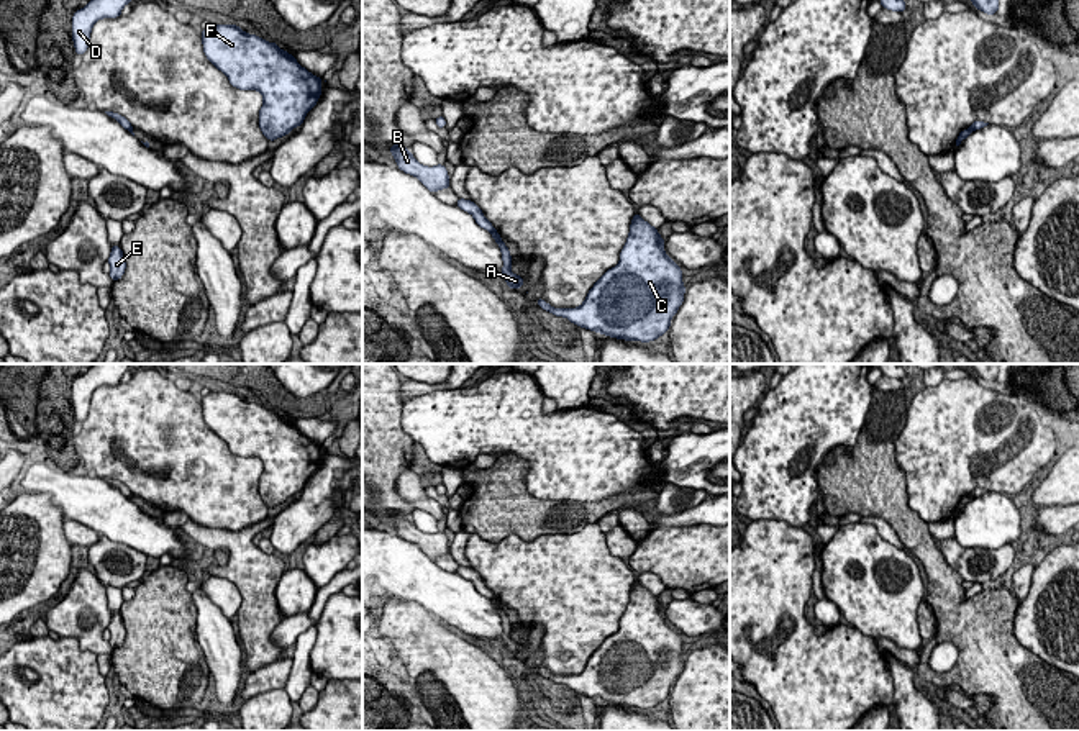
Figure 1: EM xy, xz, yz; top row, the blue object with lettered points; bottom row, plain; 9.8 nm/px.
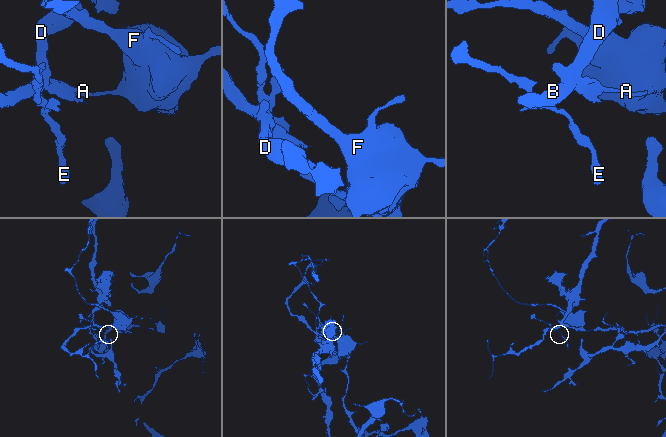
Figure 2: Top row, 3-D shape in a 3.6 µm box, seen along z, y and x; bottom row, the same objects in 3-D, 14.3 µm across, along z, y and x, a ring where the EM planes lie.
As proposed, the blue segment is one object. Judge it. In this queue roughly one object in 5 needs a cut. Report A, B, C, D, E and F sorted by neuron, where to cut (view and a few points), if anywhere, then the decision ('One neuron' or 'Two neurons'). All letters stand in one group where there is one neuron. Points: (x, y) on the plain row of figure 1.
Groups: A C F / B D E. Split along xz (491, 599), (500, 608). Two neurons

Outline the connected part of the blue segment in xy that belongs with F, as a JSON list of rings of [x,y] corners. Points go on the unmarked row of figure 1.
[[[210,392],[202,397],[202,411],[207,426],[221,438],[230,451],[239,457],[257,457],[264,470],[259,477],[259,495],[267,508],[287,503],[300,493],[307,480],[321,464],[321,444],[302,434],[294,421],[282,418],[257,402],[248,402],[238,392]]]

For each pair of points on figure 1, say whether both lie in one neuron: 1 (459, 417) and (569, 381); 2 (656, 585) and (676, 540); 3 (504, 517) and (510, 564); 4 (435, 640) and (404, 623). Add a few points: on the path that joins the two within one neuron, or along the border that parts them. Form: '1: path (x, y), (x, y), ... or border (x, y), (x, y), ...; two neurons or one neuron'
1: border (535, 381), (545, 397); two neurons
2: border (640, 572), (653, 572), (666, 587); two neurons
3: border (471, 533), (487, 541), (545, 535); two neurons
4: path (427, 640), (422, 640), (412, 630); one neuron

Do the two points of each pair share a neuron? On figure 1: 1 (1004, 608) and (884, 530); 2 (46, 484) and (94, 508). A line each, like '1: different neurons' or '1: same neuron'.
1: different neurons
2: same neuron

